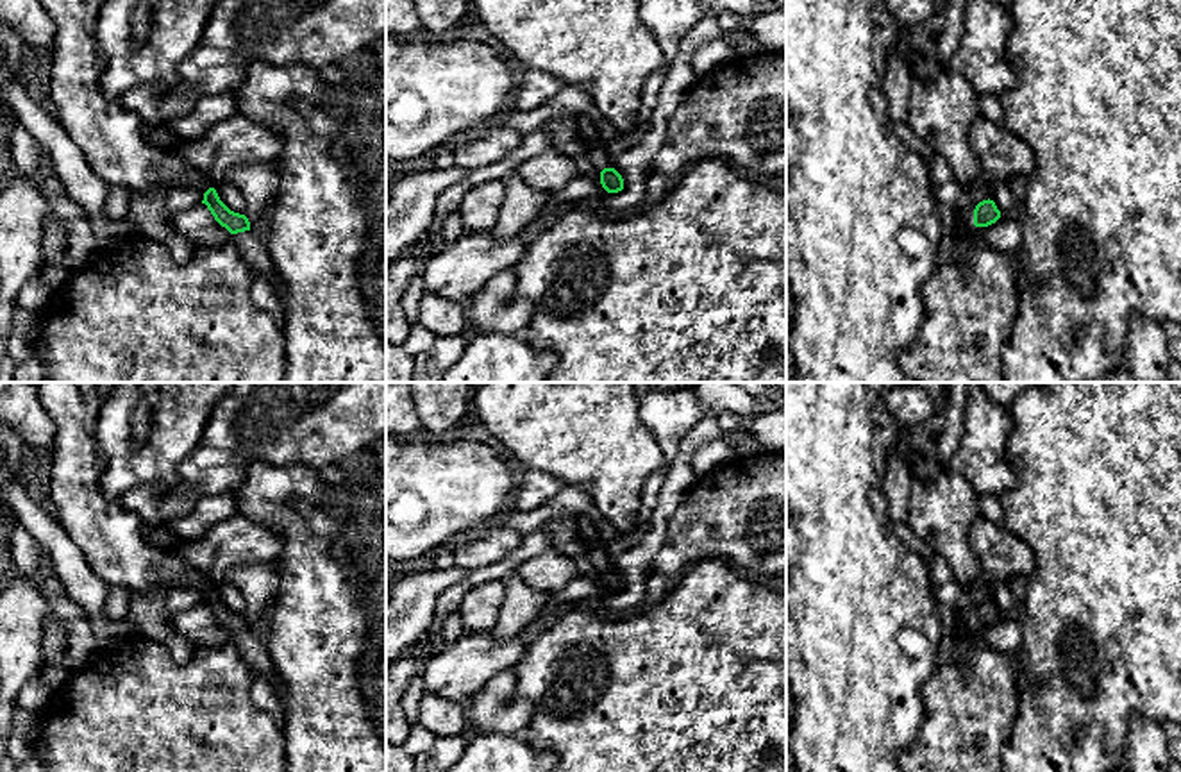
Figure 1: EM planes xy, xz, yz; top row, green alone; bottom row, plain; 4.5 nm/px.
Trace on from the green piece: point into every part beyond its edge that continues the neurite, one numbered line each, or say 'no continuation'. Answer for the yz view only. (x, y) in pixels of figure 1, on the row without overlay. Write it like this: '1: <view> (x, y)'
no continuation

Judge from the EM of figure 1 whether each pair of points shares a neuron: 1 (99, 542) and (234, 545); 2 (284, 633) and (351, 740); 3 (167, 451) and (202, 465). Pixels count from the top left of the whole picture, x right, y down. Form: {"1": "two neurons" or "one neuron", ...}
{"1": "two neurons", "2": "one neuron", "3": "two neurons"}

